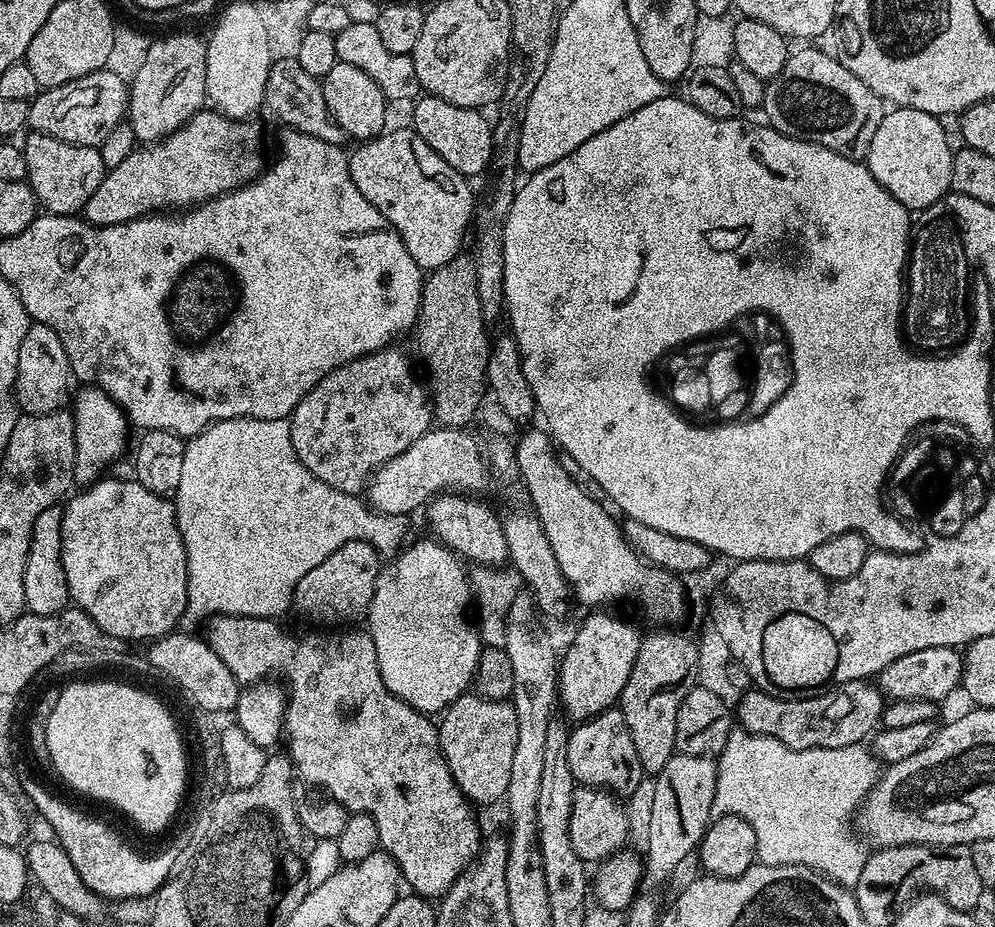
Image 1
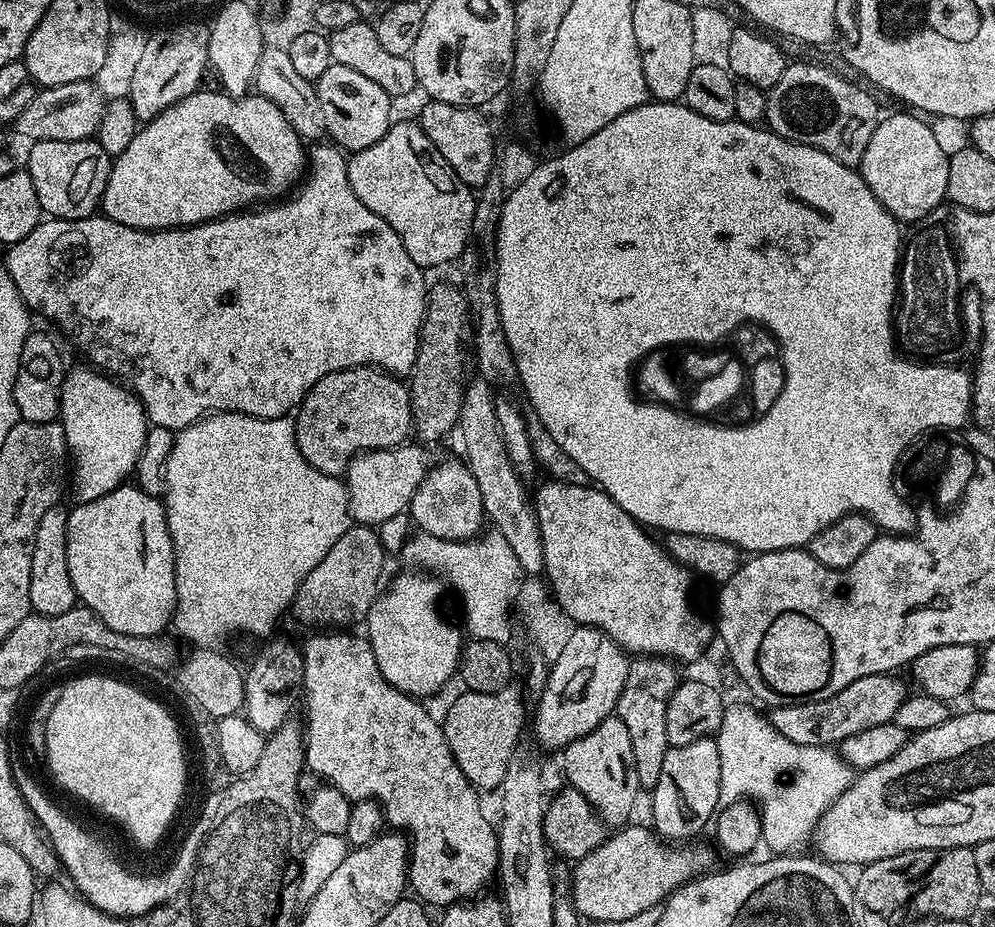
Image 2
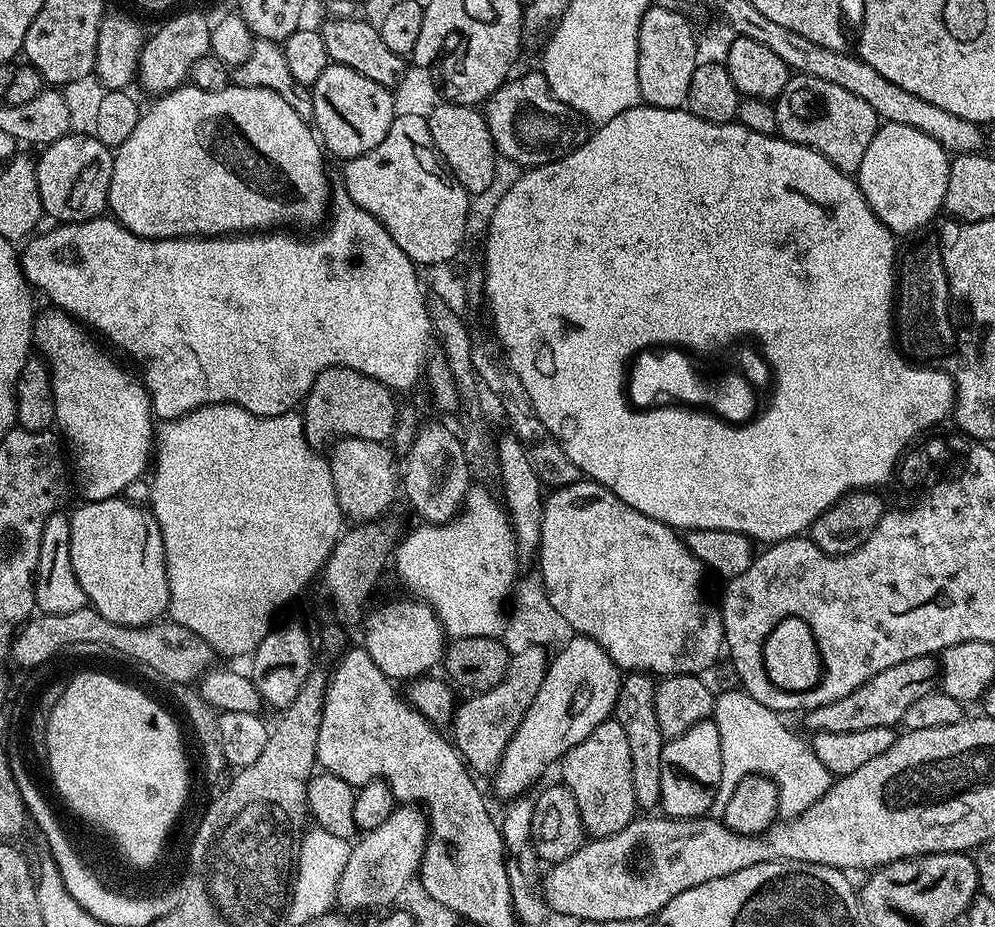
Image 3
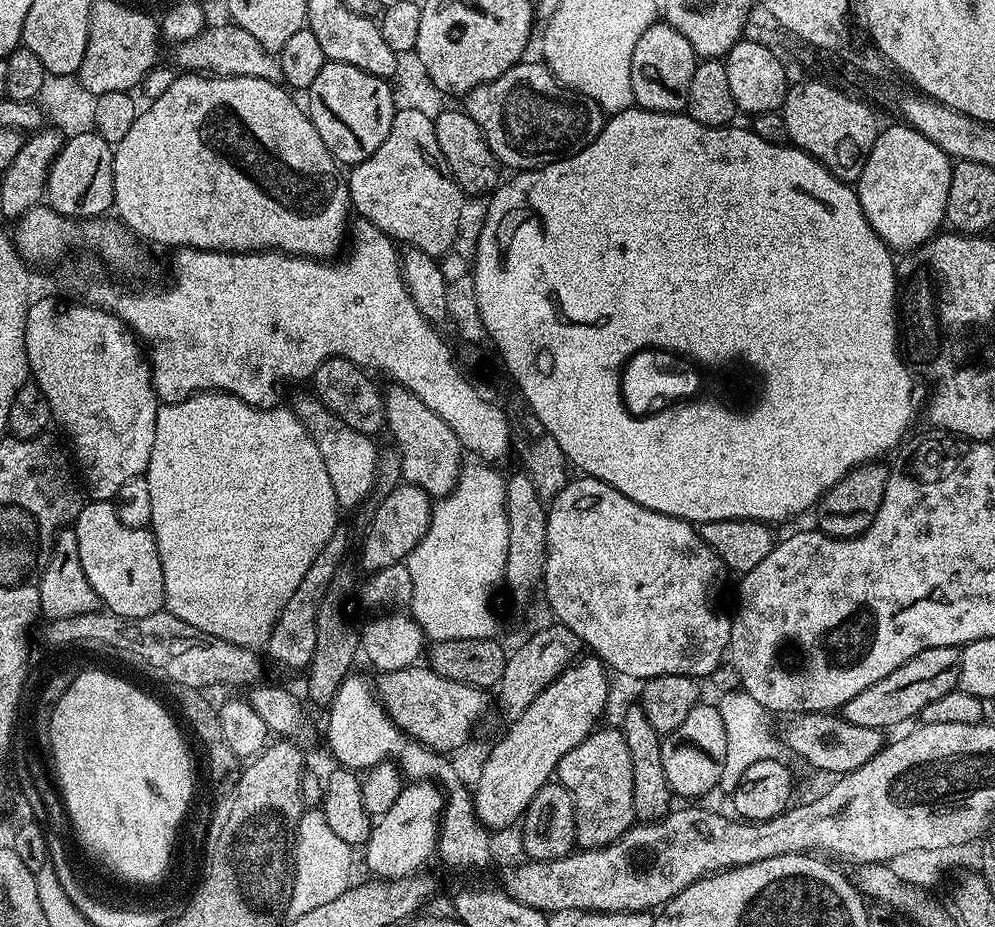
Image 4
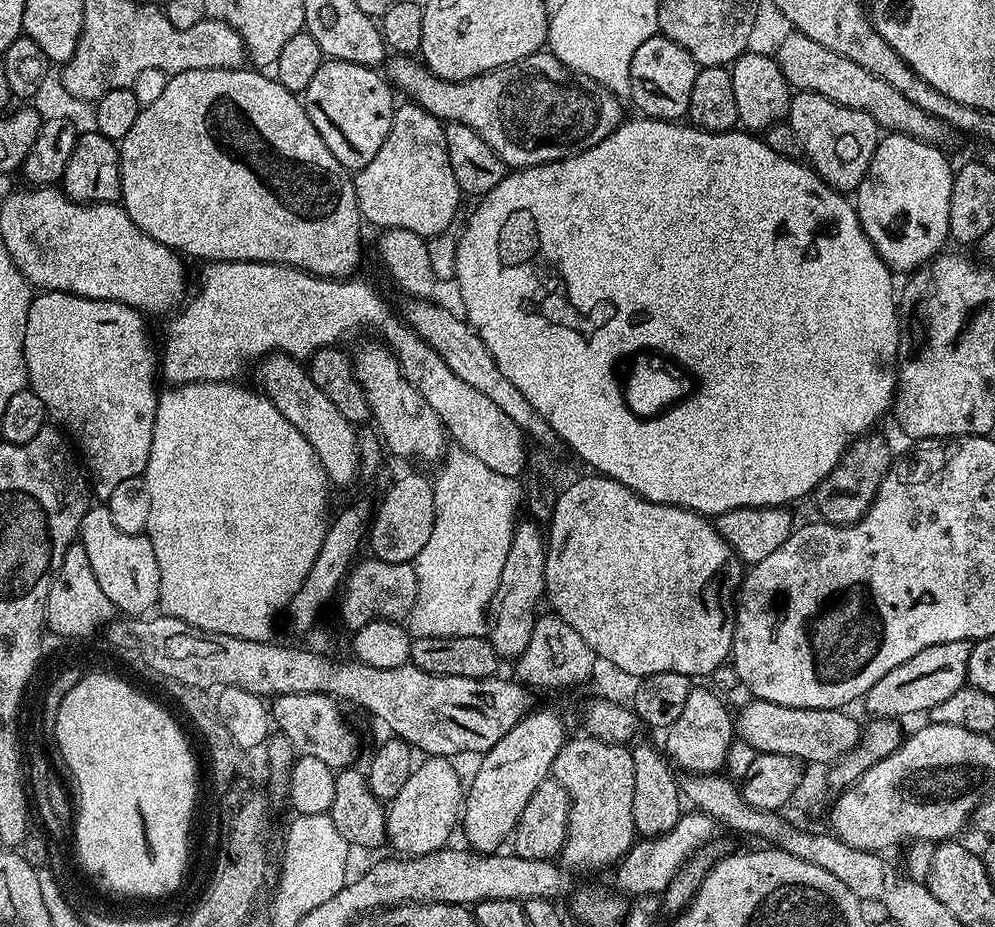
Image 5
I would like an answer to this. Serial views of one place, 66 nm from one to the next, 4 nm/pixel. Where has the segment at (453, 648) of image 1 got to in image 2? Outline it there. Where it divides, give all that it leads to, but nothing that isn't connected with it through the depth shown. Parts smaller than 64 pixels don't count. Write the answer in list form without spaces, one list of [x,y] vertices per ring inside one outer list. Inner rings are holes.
[[[420,570],[404,571],[408,572],[394,577],[392,585],[377,595],[366,619],[366,635],[386,682],[408,696],[425,698],[457,675],[462,639],[440,613],[441,581]]]

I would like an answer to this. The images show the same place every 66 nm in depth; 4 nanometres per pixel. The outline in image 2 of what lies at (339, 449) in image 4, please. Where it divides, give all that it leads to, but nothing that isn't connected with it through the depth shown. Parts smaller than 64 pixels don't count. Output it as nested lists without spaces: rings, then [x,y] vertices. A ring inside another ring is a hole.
[[[405,442],[395,448],[359,453],[348,463],[348,512],[357,525],[379,526],[407,509],[430,467],[427,450],[419,443]]]

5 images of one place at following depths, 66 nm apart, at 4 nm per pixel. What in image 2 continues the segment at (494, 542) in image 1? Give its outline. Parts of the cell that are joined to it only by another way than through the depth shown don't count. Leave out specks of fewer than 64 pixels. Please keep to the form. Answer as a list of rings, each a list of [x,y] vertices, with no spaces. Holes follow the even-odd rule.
[[[460,458],[444,460],[437,468],[429,467],[406,512],[423,535],[439,540],[471,540],[486,524],[482,490],[478,490],[474,474],[470,474],[467,463]]]

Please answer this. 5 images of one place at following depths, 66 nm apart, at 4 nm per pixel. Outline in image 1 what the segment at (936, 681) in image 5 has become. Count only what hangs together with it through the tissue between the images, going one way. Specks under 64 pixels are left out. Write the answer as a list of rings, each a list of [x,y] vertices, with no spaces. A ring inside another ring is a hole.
[[[868,680],[838,684],[810,698],[778,698],[749,690],[735,701],[734,720],[743,731],[769,736],[794,750],[841,748],[863,745],[881,727],[885,703],[884,693]]]

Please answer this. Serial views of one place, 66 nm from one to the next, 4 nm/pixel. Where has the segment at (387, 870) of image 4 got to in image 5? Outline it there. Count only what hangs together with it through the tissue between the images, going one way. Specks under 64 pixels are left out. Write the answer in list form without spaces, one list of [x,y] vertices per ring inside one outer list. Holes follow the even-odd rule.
[[[428,756],[424,761],[417,763],[412,769],[410,778],[406,778],[406,786],[402,786],[398,798],[390,801],[386,808],[386,819],[388,822],[387,843],[392,844],[393,853],[401,857],[421,856],[436,852],[439,848],[445,847],[452,836],[452,831],[457,831],[458,821],[462,816],[462,805],[464,802],[465,785],[460,784],[460,776],[451,759],[442,756]]]

